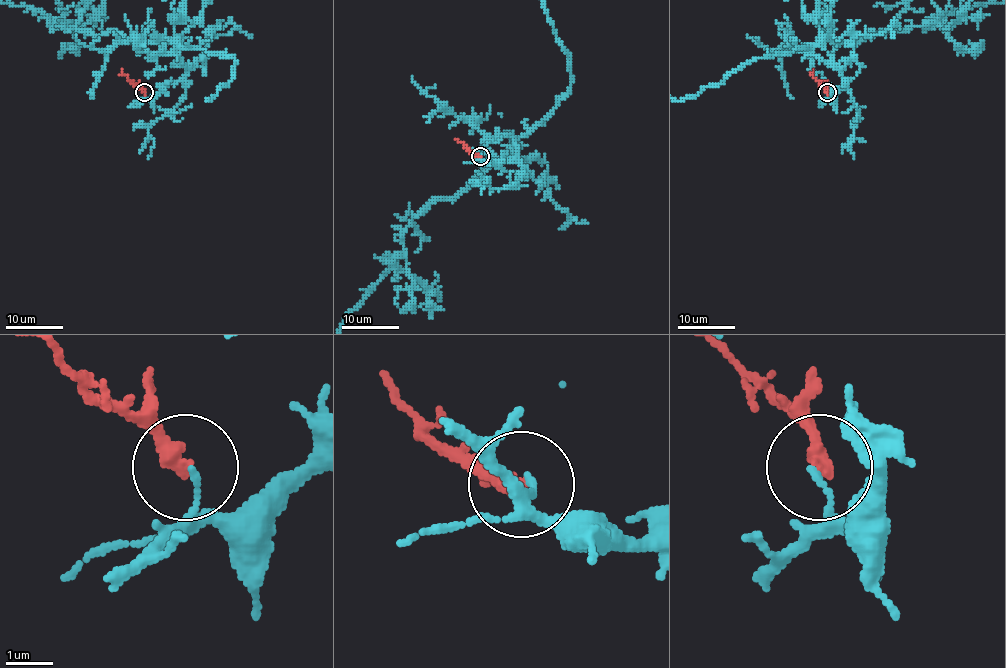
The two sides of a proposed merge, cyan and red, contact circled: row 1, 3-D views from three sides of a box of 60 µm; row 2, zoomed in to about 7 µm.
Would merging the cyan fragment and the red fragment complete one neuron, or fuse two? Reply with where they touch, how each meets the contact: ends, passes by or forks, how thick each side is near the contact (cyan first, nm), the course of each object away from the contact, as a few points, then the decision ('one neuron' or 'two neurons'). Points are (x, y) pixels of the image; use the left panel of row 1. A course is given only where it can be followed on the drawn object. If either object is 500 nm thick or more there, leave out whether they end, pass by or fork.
place (144, 92); cyan ends; red ends; calibres 110 and 360 nm; course red (144, 93), (121, 73), (123, 68); two neurons

